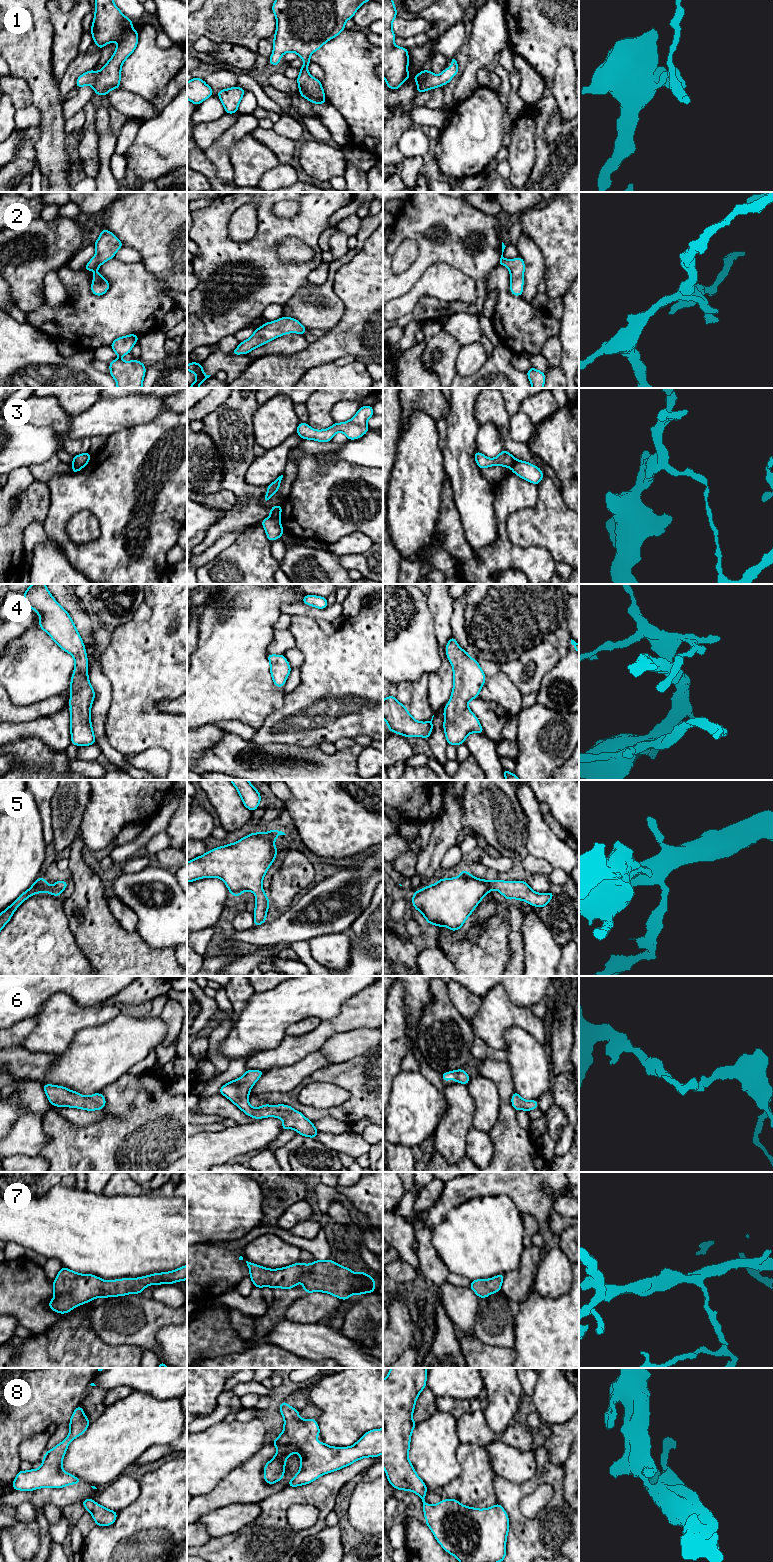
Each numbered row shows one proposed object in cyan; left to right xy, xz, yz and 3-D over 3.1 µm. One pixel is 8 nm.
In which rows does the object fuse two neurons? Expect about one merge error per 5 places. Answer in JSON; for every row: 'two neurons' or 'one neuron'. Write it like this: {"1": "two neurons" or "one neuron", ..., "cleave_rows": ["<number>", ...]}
{"1": "one neuron", "2": "one neuron", "3": "two neurons", "4": "one neuron", "5": "one neuron", "6": "one neuron", "7": "one neuron", "8": "one neuron", "cleave_rows": ["3"]}

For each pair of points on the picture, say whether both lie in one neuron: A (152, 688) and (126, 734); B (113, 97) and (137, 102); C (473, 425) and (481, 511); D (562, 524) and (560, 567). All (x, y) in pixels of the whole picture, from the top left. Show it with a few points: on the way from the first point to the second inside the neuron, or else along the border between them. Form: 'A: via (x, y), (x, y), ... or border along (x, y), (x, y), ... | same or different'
A: via (141, 699), (133, 707), (133, 723) | same
B: via (119, 99), (124, 102), (131, 102) | same
C: via (466, 446), (466, 480), (471, 490) | same
D: border along (556, 561), (564, 561), (568, 564) | different

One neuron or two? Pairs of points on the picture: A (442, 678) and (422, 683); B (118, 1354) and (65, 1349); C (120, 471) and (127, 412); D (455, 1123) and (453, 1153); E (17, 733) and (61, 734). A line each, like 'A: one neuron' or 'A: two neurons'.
A: two neurons
B: one neuron
C: two neurons
D: one neuron
E: one neuron

